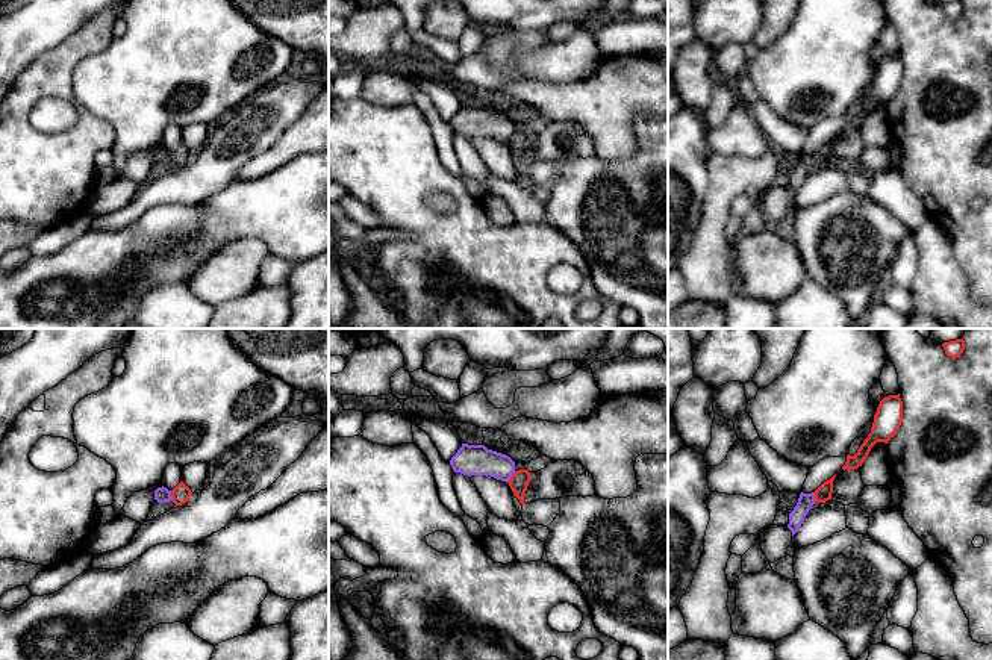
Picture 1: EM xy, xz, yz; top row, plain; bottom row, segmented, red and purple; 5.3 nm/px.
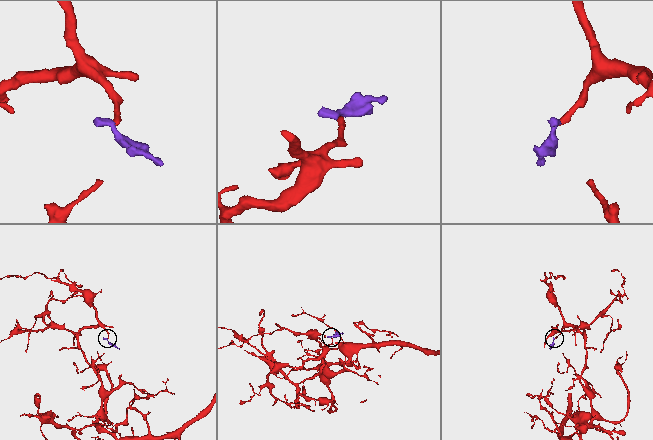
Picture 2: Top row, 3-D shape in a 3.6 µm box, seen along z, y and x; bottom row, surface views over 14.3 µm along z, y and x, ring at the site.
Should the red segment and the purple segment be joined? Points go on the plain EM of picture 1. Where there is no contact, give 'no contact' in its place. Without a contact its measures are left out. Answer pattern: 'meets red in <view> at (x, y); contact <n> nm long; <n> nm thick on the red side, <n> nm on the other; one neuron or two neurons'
meets red in xz at (511, 138); contact 80 nm long; 100 nm thick on the red side, 160 nm on the other; two neurons

